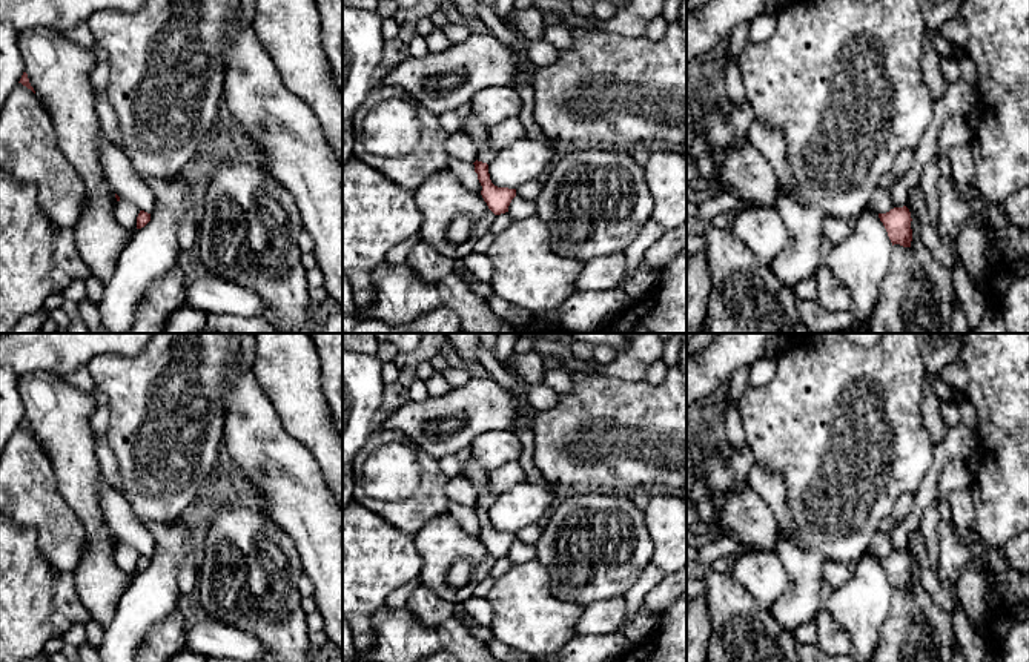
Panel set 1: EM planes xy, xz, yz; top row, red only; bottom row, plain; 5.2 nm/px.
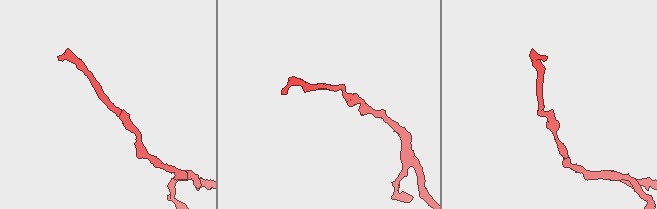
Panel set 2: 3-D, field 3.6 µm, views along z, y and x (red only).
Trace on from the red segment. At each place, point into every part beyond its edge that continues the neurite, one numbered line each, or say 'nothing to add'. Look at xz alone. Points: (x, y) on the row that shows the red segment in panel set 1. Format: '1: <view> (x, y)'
nothing to add

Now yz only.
nothing to add

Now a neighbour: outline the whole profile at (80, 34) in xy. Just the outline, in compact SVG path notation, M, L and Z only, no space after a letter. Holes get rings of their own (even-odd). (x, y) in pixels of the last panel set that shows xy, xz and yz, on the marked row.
M81 22L77 26L63 31L63 35L69 41L72 41L75 45L80 45L83 48L89 48L91 49L95 45L94 37L91 34L91 29L88 26L88 22Z

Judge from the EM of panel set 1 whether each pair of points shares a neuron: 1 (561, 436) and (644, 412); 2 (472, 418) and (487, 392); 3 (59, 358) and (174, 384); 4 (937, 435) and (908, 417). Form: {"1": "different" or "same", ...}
{"1": "same", "2": "same", "3": "different", "4": "different"}

